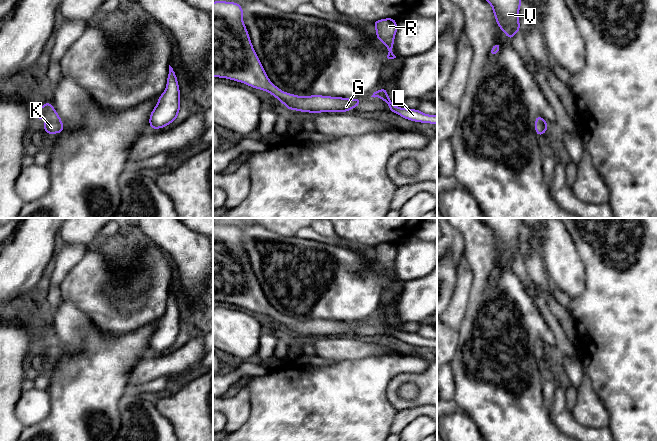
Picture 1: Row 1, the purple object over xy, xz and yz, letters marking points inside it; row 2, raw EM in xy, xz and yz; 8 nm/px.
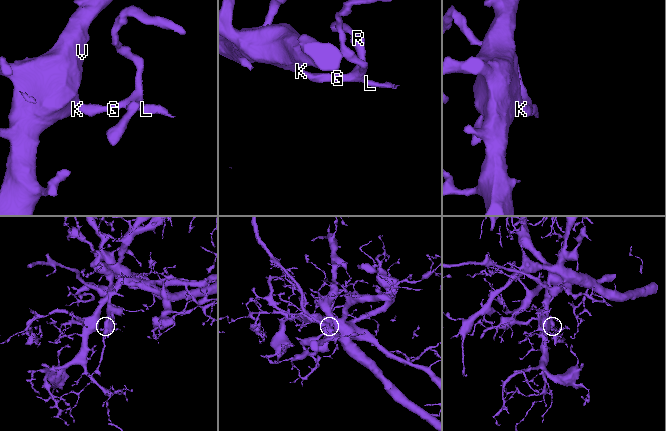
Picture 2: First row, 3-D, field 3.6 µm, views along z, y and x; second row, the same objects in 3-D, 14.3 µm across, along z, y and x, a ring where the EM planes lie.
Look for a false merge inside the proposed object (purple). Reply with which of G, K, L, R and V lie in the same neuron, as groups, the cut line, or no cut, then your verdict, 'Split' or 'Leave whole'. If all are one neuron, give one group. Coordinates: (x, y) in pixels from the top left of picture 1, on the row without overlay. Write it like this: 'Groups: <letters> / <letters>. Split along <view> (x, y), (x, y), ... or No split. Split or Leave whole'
Groups: G K L R V. No split. Leave whole

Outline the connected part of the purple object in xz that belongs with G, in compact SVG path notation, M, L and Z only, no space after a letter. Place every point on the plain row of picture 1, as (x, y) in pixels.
M213 226L213 301L230 303L266 315L288 334L311 338L348 336L361 327L360 322L298 320L274 309L251 267L243 246L243 232L236 226Z

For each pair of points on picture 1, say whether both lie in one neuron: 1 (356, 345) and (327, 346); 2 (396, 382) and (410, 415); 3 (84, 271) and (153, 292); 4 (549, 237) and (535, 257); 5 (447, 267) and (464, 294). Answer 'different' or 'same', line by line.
1: same
2: different
3: same
4: different
5: different

